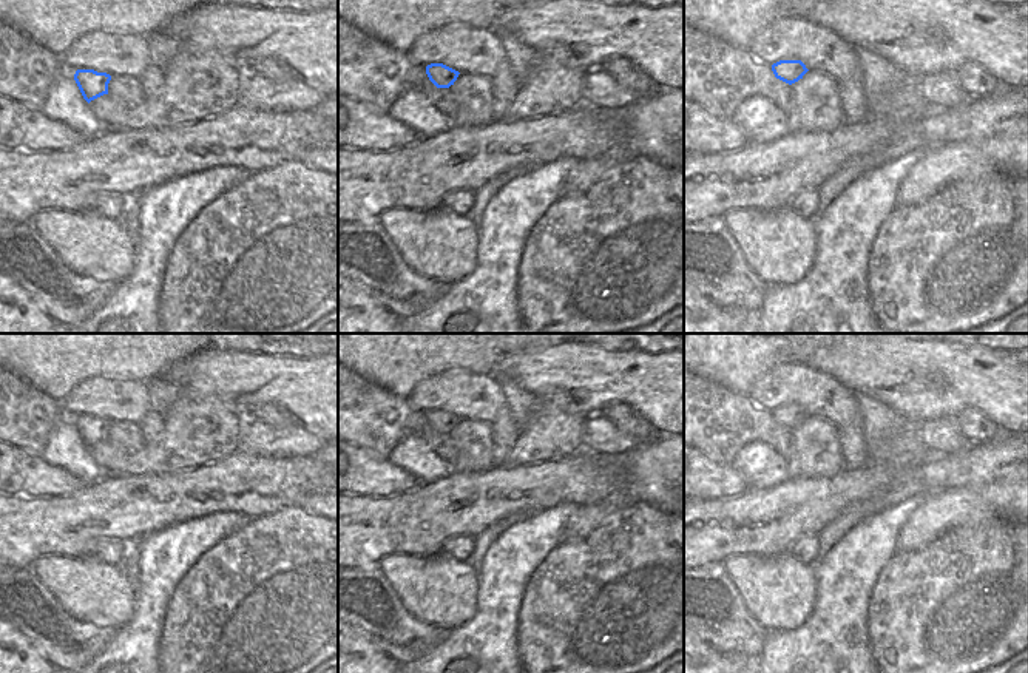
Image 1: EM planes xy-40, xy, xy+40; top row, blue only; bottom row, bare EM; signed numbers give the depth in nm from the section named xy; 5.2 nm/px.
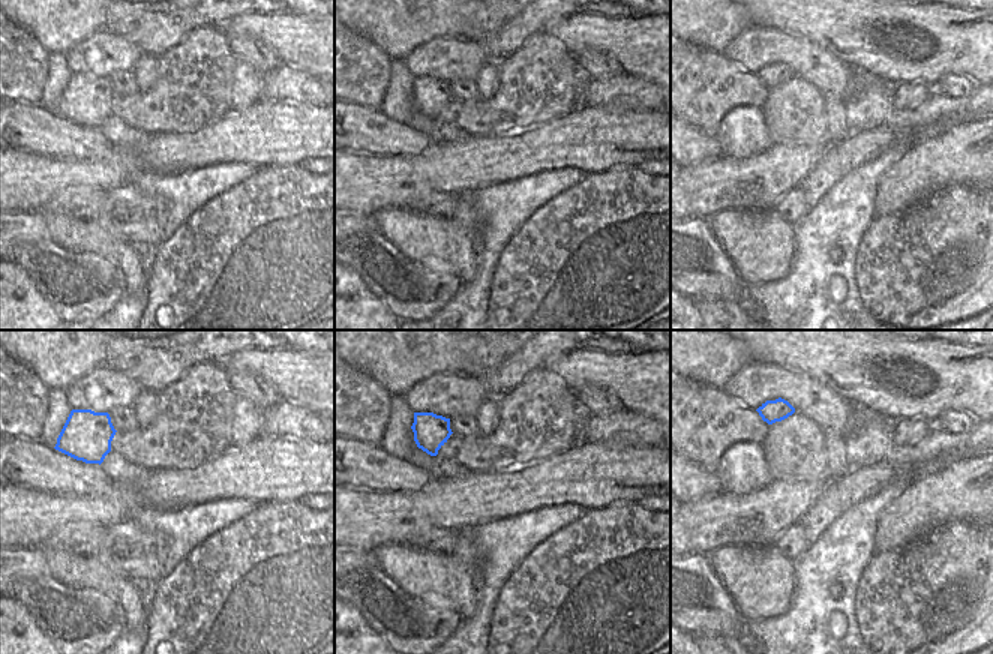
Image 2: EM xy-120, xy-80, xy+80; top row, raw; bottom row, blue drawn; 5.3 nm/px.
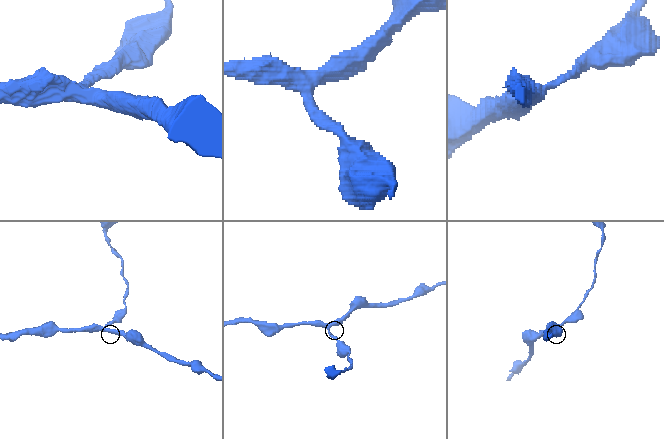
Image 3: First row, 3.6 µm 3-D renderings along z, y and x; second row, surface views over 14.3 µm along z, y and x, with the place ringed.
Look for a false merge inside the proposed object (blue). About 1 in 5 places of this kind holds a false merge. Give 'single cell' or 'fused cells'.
single cell

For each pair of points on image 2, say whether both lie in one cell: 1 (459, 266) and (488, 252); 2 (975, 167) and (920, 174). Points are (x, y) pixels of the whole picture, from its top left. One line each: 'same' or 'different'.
1: different
2: same

